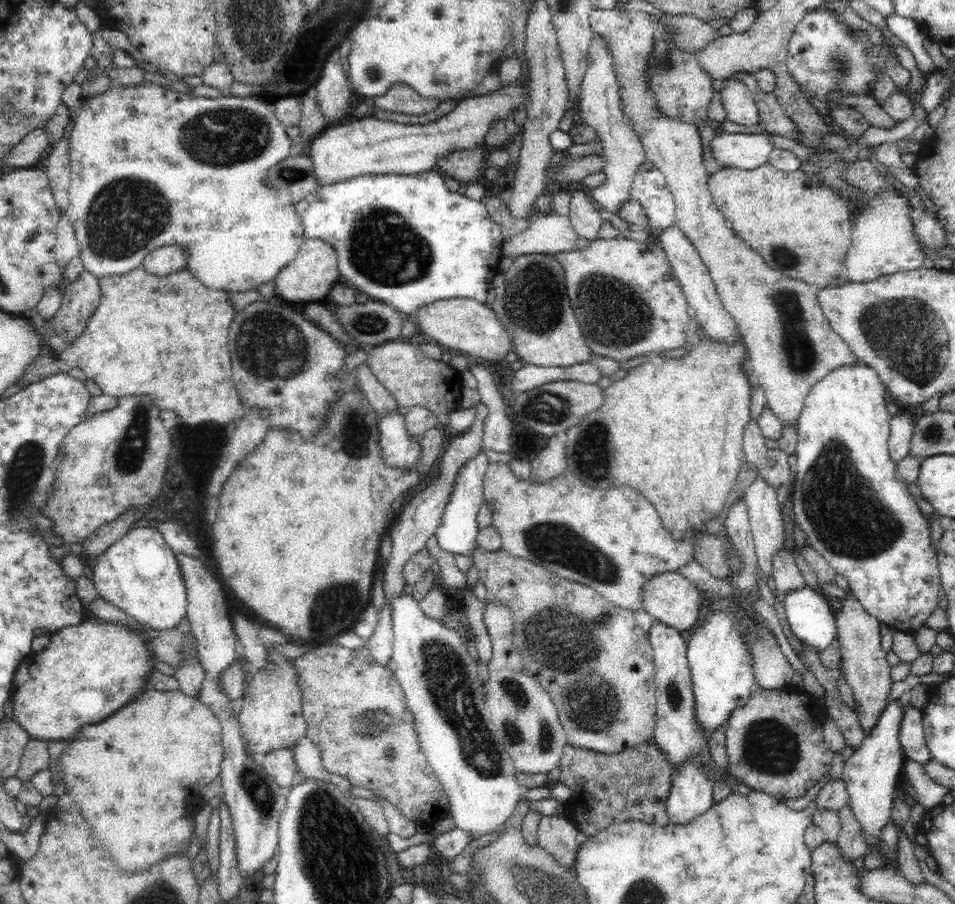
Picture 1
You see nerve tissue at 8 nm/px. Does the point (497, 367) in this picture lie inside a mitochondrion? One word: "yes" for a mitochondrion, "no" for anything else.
no

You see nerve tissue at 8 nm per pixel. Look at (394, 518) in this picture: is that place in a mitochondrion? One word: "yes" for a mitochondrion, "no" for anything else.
no

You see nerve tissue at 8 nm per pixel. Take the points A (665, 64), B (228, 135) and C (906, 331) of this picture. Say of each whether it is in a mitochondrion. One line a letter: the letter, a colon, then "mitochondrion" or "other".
A: mitochondrion
B: mitochondrion
C: mitochondrion

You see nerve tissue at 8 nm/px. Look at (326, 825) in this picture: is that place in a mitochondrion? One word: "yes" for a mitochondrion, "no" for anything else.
yes

